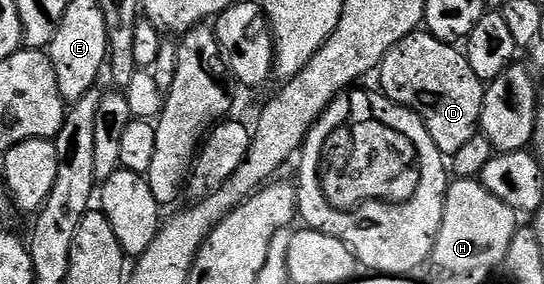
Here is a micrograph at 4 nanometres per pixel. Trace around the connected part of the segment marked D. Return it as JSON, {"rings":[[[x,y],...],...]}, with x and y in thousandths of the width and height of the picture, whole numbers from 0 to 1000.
{"rings":[[[772,102],[730,144],[693,239],[702,331],[739,377],[768,391],[796,511],[818,553],[851,521],[862,482],[882,472],[881,415],[892,296],[862,243],[857,190],[842,162],[814,151]]]}

